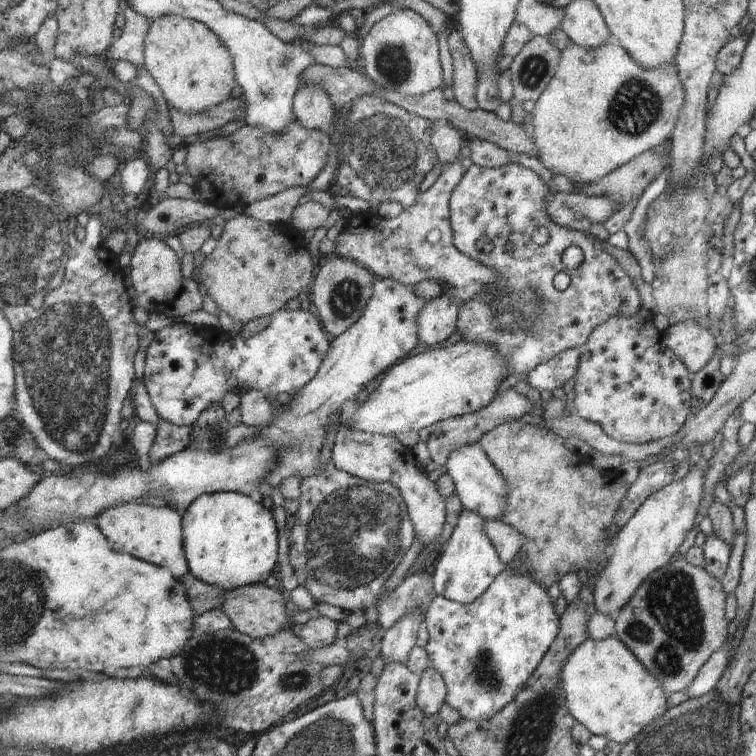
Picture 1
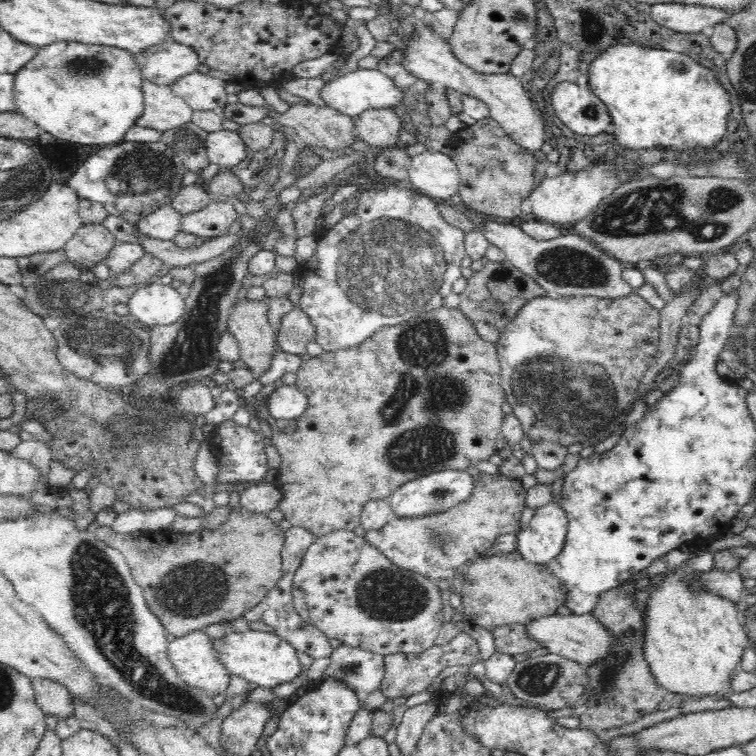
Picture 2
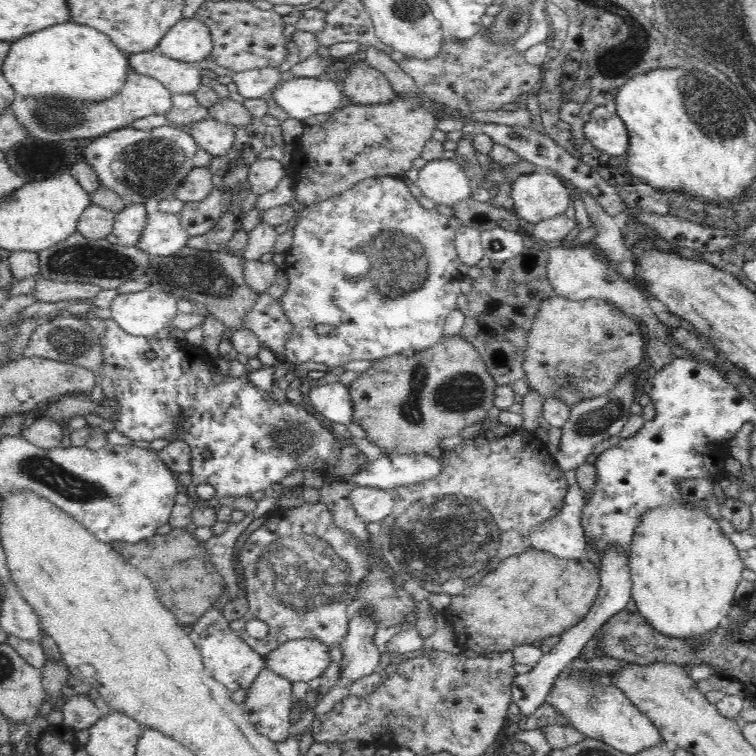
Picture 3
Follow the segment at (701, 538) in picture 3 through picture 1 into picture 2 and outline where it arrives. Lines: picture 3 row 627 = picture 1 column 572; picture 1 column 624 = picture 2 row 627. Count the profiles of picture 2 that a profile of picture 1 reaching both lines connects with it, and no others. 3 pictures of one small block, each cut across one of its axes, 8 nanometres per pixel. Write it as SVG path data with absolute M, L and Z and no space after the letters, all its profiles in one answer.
M680 567L668 571L666 578L650 596L644 614L645 642L643 653L657 684L670 693L682 694L690 696L690 698L692 696L695 696L694 698L706 698L706 696L722 698L723 696L729 699L735 669L741 665L744 649L750 648L749 637L746 635L743 624L738 620L737 604L701 588L688 586L689 578L697 571L686 570L687 567Z

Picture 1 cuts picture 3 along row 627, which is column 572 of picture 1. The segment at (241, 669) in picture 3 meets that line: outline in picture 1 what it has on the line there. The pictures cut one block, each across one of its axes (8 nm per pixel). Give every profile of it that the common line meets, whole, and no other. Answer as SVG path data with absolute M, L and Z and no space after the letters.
M554 192L546 198L547 214L560 227L588 232L593 223L606 221L620 210L615 199L603 195L588 197L581 193Z

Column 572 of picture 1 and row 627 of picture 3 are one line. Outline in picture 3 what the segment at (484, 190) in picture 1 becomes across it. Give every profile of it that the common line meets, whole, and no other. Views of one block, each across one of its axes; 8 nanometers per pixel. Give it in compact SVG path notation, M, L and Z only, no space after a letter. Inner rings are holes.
M319 500L304 503L300 508L291 508L285 518L267 514L265 523L253 531L243 544L240 561L244 568L246 597L250 609L243 618L228 625L252 650L264 657L286 642L304 638L318 639L328 647L341 643L349 630L348 607L355 599L358 583L371 569L369 556L363 554L361 544L333 524L330 510ZM251 620L260 620L270 627L266 638L256 640L248 635L246 623Z

